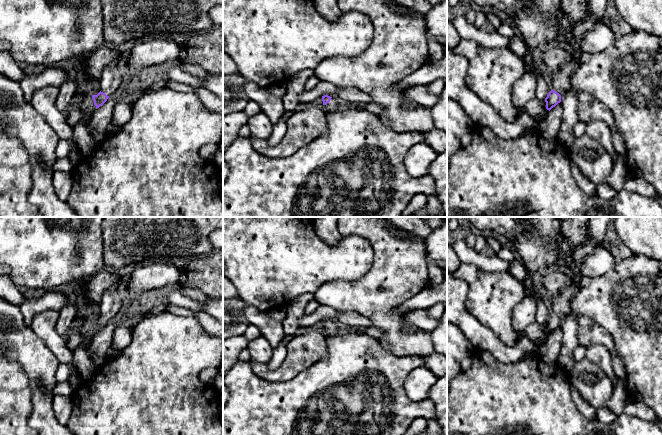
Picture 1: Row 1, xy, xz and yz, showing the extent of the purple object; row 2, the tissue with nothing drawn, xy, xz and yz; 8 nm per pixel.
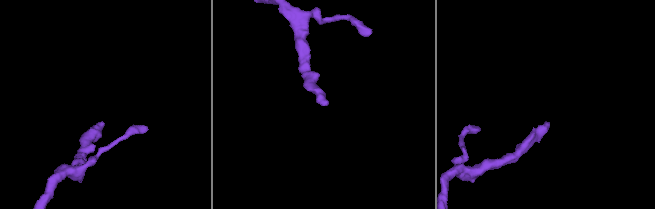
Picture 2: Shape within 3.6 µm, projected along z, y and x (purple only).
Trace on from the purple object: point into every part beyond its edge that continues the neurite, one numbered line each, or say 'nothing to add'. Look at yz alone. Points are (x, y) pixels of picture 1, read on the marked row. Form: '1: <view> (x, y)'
1: yz (596, 8)

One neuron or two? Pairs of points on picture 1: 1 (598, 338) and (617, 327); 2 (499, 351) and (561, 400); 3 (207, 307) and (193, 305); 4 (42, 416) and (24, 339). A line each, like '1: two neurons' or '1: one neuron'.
1: two neurons
2: two neurons
3: one neuron
4: one neuron

